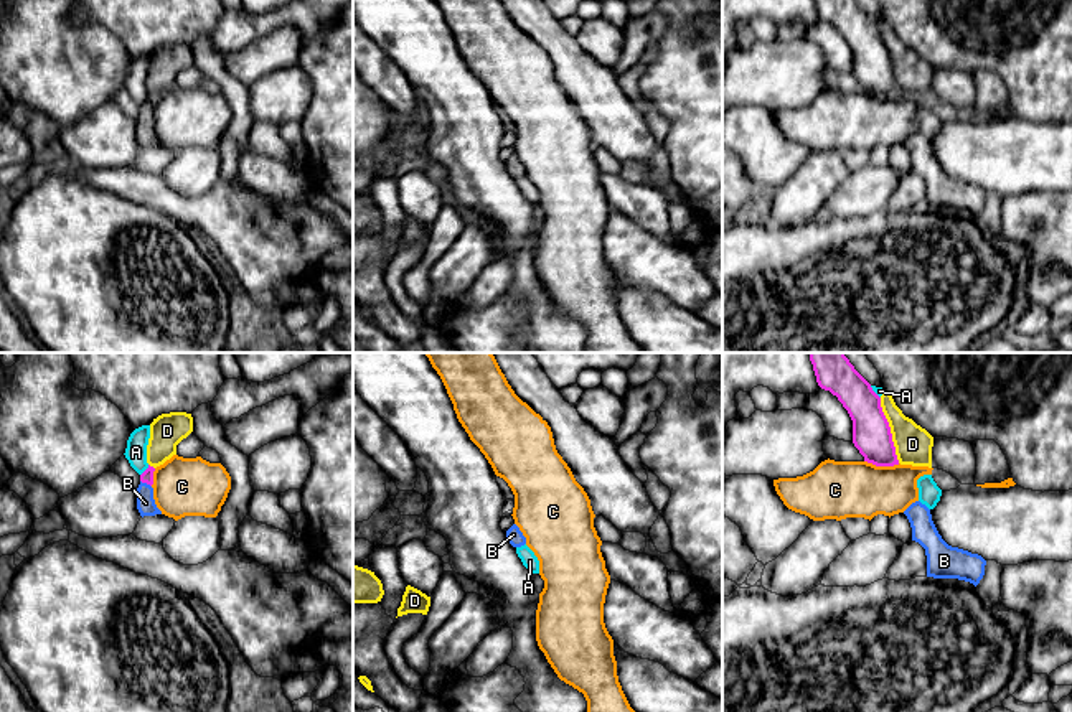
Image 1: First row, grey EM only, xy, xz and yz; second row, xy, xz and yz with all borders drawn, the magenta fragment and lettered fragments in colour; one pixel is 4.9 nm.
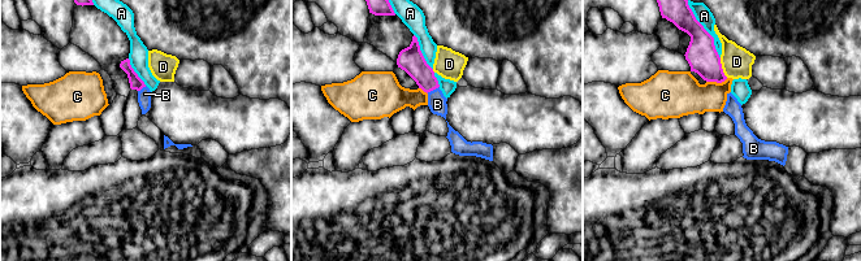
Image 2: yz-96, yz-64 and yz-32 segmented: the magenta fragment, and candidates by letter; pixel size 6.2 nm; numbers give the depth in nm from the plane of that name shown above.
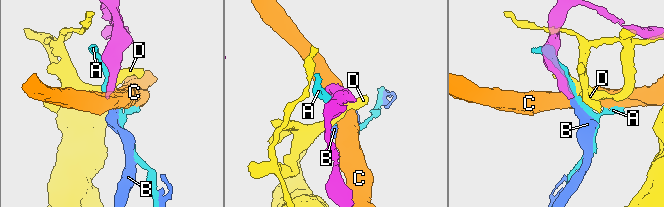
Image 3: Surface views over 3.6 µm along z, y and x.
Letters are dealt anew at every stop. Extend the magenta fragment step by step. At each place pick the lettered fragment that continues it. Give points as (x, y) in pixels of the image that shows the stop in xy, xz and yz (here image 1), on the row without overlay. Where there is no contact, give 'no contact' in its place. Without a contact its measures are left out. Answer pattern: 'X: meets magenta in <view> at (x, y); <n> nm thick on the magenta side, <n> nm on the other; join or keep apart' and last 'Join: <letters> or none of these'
A: meets magenta in xy at (145, 101); 60 nm thick on the magenta side, 110 nm on the other; keep apart
B: meets magenta in xy at (145, 112); 60 nm thick on the magenta side, 90 nm on the other; join
C: meets magenta in yz at (883, 96); 190 nm thick on the magenta side, 280 nm on the other; keep apart
D: meets magenta in yz at (889, 61); 190 nm thick on the magenta side, 180 nm on the other; keep apart
Join: B

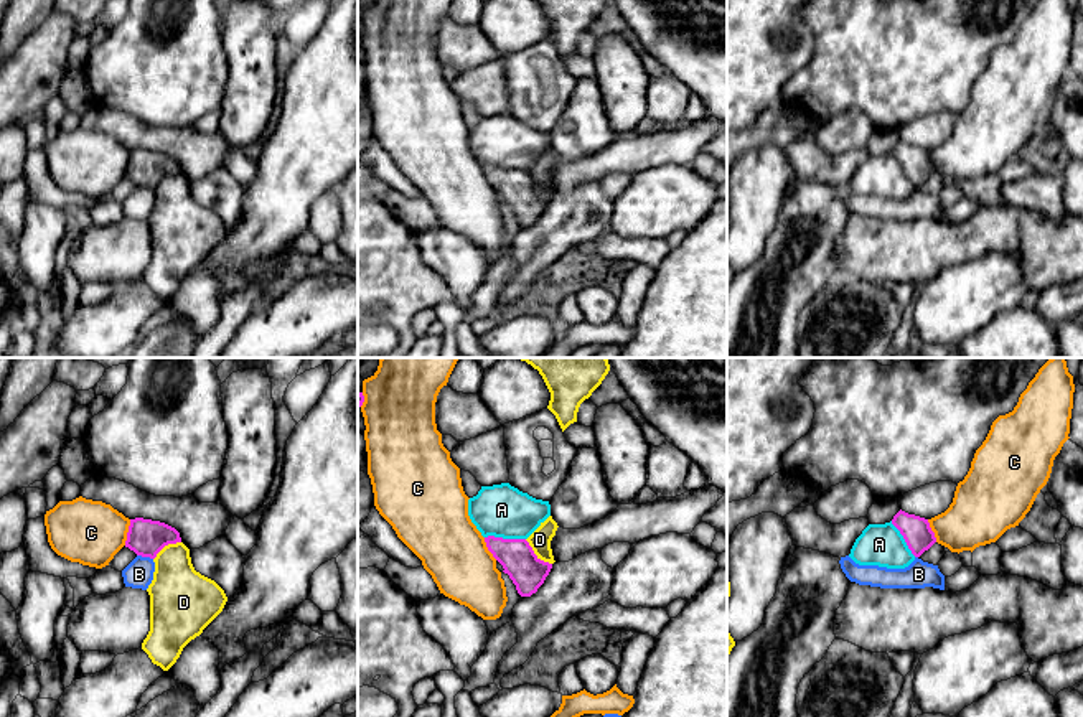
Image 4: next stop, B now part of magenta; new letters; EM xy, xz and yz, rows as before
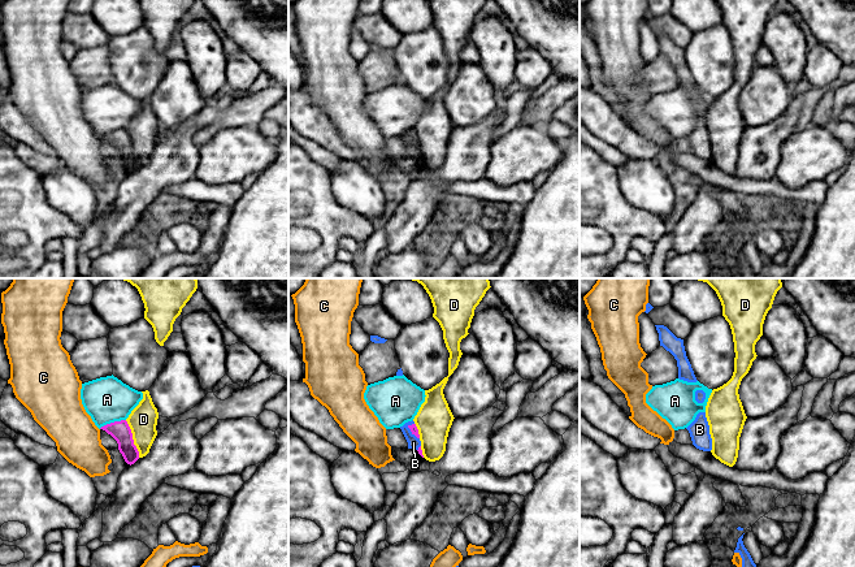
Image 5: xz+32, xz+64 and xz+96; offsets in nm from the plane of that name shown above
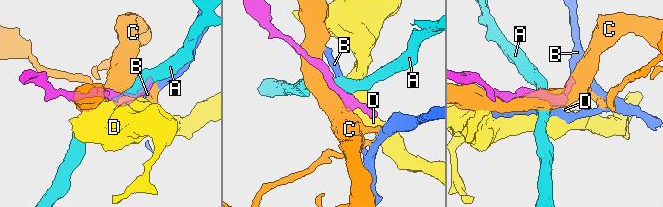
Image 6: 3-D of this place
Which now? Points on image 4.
A: meets magenta in xz at (505, 170); 170 nm thick on the magenta side, 260 nm on the other; keep apart
B: meets magenta in xy at (145, 187); 180 nm thick on the magenta side, 140 nm on the other; keep apart
C: meets magenta in xy at (127, 164); 180 nm thick on the magenta side, 320 nm on the other; keep apart
D: meets magenta in xz at (534, 185); 170 nm thick on the magenta side, 100 nm on the other; keep apart
Join: none of these

